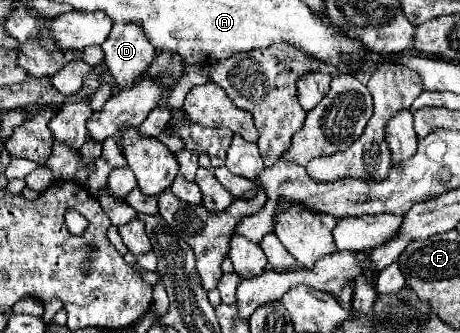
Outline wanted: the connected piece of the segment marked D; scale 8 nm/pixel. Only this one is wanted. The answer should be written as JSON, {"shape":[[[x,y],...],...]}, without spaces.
{"shape":[[[133,23],[113,25],[101,47],[105,51],[105,65],[113,77],[115,91],[131,87],[155,59],[155,47],[147,41],[143,29]]]}

